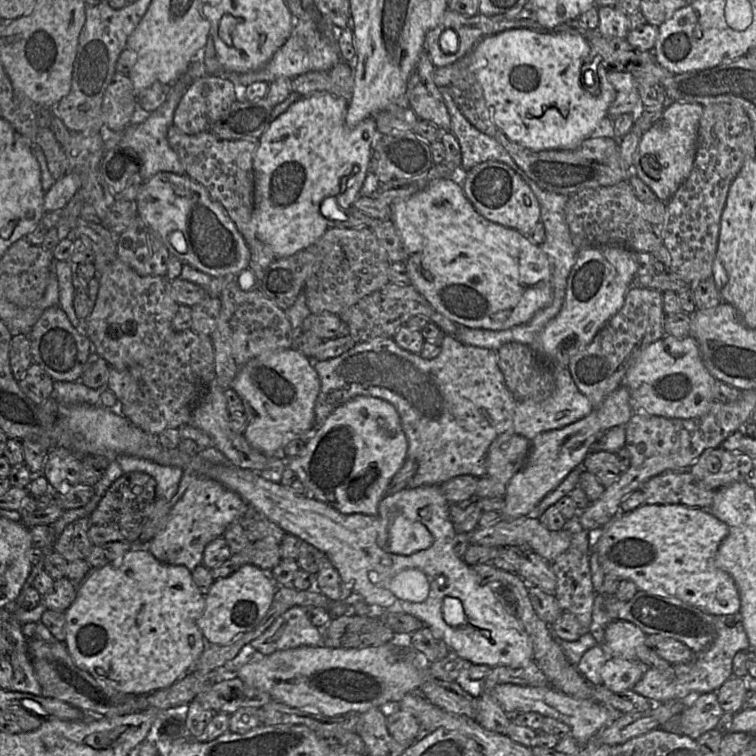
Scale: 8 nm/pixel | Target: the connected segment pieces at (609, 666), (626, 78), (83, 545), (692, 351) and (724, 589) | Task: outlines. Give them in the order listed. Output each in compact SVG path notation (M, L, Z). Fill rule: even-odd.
M610 657L601 669L602 685L613 692L632 690L647 669L639 660Z
M608 71L607 77L616 91L616 97L609 106L606 117L614 120L623 113L630 113L635 123L644 111L644 106L633 75L630 72Z
M89 516L81 517L68 524L54 544L54 551L60 553L68 562L86 560L92 542L89 539Z
M664 335L662 338L653 342L649 346L647 346L639 355L636 357L634 362L626 371L621 385L625 386L630 394L630 404L634 412L643 412L650 415L661 416L665 418L680 418L680 419L689 419L694 417L699 417L706 414L713 404L715 403L714 397L714 387L717 382L717 379L706 369L705 365L702 362L700 356L700 349L697 341L692 336L687 336L685 338L677 338L672 335Z
M643 504L629 512L619 512L596 533L593 549L605 574L633 581L639 590L675 597L715 616L736 615L741 601L733 578L715 564L719 545L728 535L728 526L708 509L683 504Z

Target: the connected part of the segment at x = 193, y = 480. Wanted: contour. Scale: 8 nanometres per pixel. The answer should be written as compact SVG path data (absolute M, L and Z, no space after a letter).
M184 470L178 491L169 503L167 524L150 541L149 552L162 563L181 565L190 572L202 565L205 547L249 511L249 505L236 493L191 470Z

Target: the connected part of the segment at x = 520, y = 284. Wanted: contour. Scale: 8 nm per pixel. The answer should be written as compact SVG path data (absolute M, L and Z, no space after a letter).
M437 179L430 182L425 189L403 200L390 204L391 221L394 223L406 251L406 266L411 284L431 303L436 310L458 324L468 328L505 330L528 322L540 309L552 301L551 265L547 254L540 245L531 243L518 231L493 223L480 215L465 196L463 189L456 182Z

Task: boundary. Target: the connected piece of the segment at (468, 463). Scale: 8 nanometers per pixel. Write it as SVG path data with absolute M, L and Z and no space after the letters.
M444 334L442 342L443 344L441 352L437 357L433 359L425 359L418 353L412 353L410 351L407 351L401 348L393 338L386 338L386 339L372 339L370 341L356 343L353 348L351 348L350 350L341 354L338 357L323 361L315 361L314 368L317 371L320 379L320 393L315 403L315 429L317 427L322 426L327 417L336 408L338 408L339 406L343 405L344 403L348 402L349 400L358 395L378 397L390 402L396 408L400 416L402 428L407 437L408 441L407 458L415 460L418 464L417 472L408 482L407 487L417 488L424 485L440 485L459 475L471 475L477 478L482 477L486 475L485 462L488 448L490 444L493 442L493 440L500 434L504 432L512 432L515 434L522 435L531 441L538 434L549 430L563 428L569 424L572 424L584 418L585 416L589 415L593 410L591 402L578 389L567 367L554 366L555 386L551 395L547 397L545 400L540 402L534 401L532 399L517 400L515 399L515 397L505 384L504 375L498 366L498 357L496 351L487 348L466 345L457 340L452 335Z

